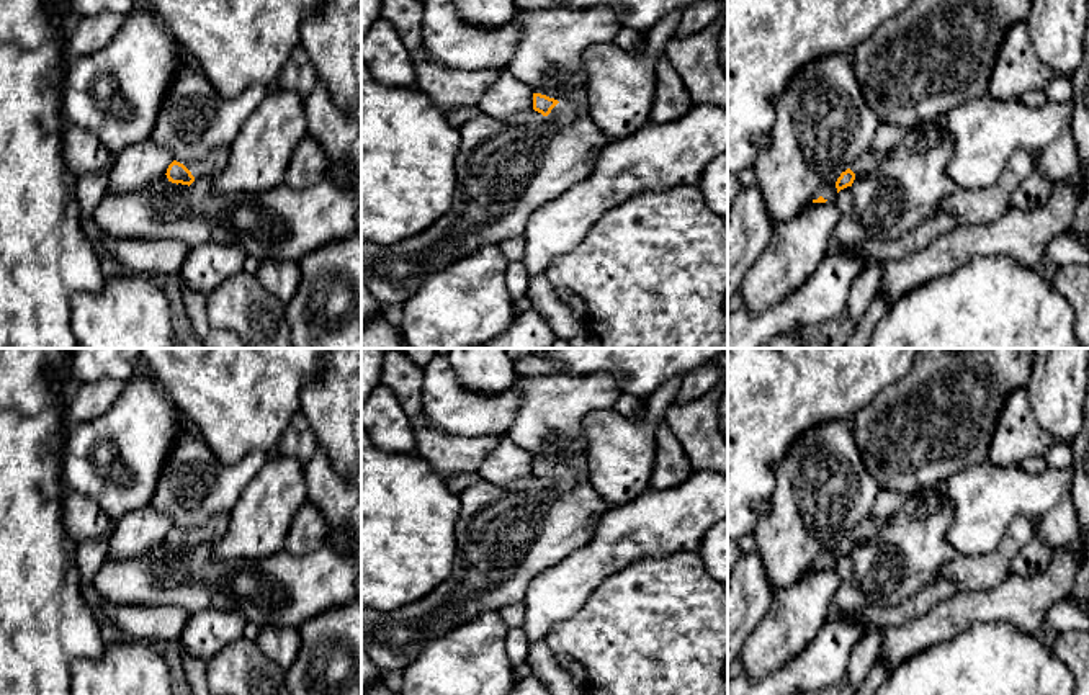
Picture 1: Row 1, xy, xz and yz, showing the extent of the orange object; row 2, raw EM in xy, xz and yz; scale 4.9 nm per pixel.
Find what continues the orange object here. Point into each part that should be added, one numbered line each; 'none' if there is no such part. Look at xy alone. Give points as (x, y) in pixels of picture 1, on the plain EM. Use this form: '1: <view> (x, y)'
1: xy (216, 527)

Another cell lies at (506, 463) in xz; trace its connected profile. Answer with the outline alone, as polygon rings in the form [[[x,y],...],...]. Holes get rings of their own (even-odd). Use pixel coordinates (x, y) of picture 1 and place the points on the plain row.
[[[500,437],[499,445],[481,463],[477,474],[491,484],[505,486],[533,476],[533,458],[507,437]]]

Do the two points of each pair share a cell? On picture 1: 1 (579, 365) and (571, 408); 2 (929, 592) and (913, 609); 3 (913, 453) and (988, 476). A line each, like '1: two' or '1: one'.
1: two
2: one
3: two

